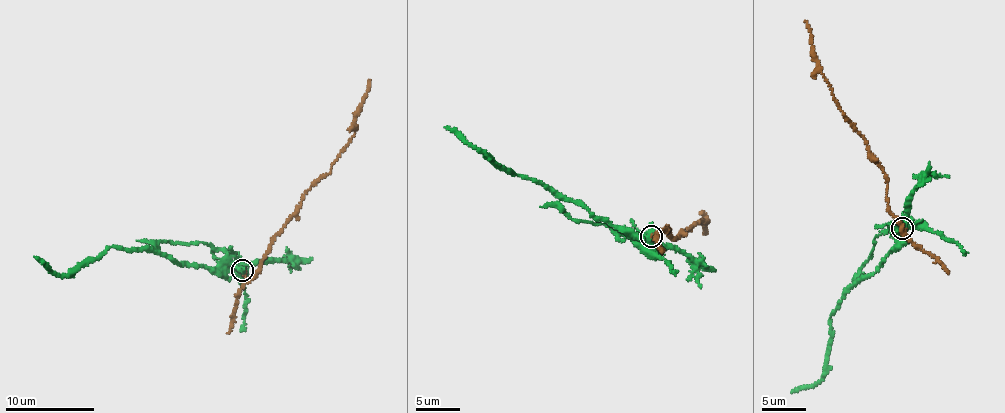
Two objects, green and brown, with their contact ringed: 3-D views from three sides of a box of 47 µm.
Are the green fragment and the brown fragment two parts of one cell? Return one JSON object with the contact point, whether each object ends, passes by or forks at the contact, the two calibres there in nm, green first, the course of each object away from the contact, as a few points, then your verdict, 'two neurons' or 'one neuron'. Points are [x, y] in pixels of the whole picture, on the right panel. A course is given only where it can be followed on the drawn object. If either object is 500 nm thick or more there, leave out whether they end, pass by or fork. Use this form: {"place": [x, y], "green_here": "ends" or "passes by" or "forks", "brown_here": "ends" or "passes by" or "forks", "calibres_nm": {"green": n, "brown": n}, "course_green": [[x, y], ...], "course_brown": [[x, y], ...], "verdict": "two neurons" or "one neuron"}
{"place": [902, 228], "green_here": "forks", "brown_here": "ends", "calibres_nm": {"green": 300, "brown": 240}, "course_green": [[901, 229], [882, 266], [846, 293], [829, 319], [820, 382], [791, 392]], "course_brown": [[901, 229], [888, 203], [887, 182], [823, 74], [805, 20]], "verdict": "two neurons"}

